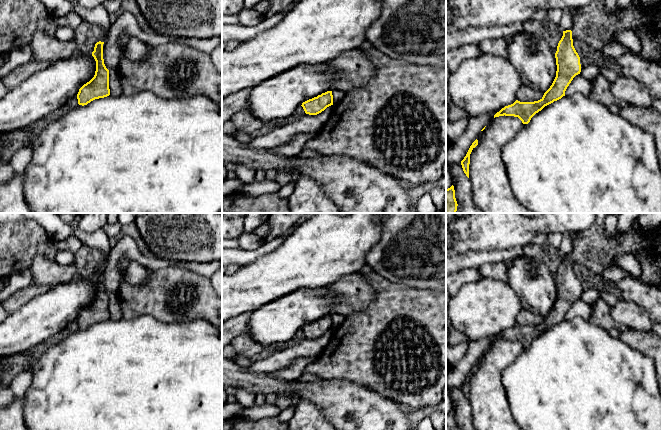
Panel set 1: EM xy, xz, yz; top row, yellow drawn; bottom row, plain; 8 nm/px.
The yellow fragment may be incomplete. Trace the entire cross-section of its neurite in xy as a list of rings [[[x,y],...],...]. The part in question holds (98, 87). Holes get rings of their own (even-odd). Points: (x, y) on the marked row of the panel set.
[[[97,42],[92,52],[96,61],[96,71],[94,77],[84,84],[77,94],[78,104],[87,105],[91,101],[104,98],[110,95],[109,89],[109,70],[106,68],[103,59],[103,44]]]

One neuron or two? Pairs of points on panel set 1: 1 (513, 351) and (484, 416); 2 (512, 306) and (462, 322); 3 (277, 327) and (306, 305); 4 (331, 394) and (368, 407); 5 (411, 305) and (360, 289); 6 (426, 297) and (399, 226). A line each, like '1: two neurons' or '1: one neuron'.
1: one neuron
2: one neuron
3: one neuron
4: one neuron
5: two neurons
6: two neurons

